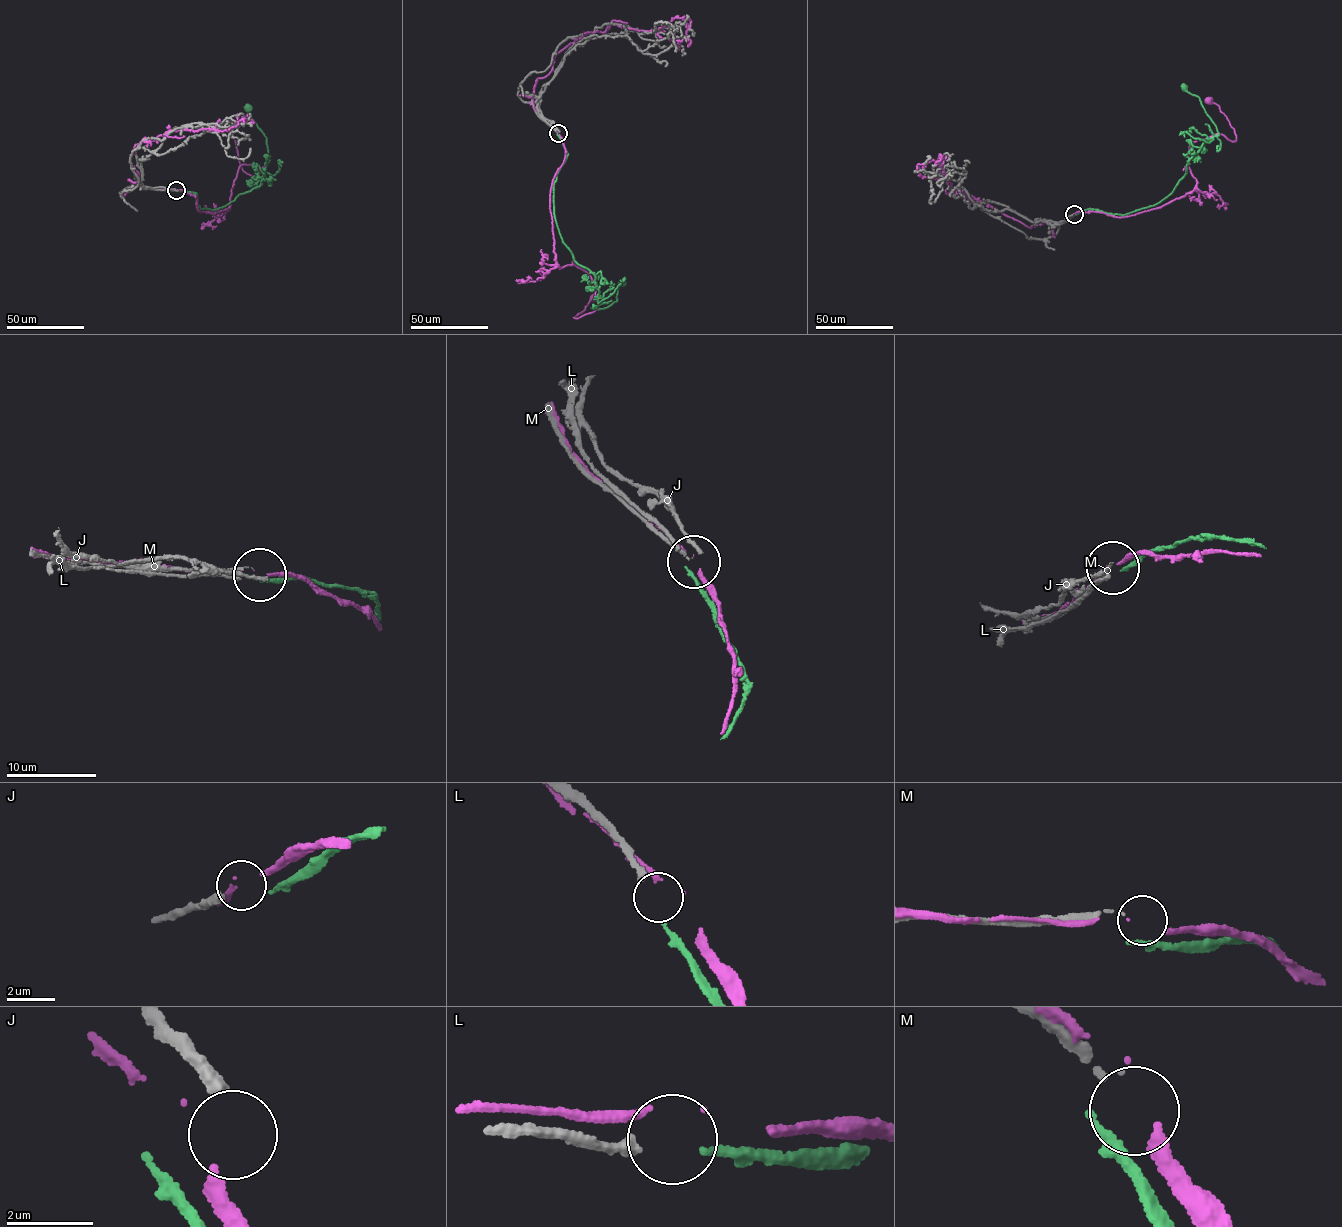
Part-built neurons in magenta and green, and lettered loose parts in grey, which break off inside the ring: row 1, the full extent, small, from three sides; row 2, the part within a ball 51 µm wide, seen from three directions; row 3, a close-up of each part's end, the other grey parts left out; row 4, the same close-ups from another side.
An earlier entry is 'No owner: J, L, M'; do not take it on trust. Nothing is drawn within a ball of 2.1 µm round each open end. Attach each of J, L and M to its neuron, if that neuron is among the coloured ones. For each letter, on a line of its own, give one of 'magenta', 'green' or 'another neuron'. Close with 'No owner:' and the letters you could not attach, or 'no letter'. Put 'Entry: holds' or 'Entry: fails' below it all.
J: another neuron
L: green
M: another neuron
No owner: J, M
Entry: fails

